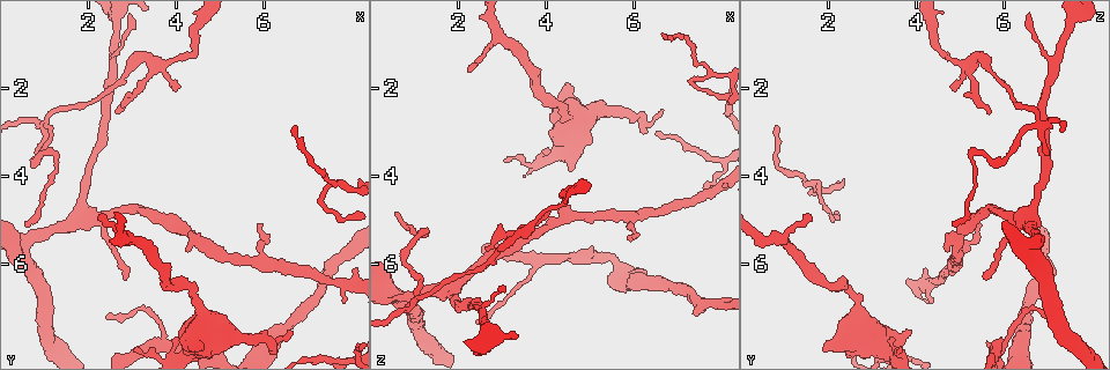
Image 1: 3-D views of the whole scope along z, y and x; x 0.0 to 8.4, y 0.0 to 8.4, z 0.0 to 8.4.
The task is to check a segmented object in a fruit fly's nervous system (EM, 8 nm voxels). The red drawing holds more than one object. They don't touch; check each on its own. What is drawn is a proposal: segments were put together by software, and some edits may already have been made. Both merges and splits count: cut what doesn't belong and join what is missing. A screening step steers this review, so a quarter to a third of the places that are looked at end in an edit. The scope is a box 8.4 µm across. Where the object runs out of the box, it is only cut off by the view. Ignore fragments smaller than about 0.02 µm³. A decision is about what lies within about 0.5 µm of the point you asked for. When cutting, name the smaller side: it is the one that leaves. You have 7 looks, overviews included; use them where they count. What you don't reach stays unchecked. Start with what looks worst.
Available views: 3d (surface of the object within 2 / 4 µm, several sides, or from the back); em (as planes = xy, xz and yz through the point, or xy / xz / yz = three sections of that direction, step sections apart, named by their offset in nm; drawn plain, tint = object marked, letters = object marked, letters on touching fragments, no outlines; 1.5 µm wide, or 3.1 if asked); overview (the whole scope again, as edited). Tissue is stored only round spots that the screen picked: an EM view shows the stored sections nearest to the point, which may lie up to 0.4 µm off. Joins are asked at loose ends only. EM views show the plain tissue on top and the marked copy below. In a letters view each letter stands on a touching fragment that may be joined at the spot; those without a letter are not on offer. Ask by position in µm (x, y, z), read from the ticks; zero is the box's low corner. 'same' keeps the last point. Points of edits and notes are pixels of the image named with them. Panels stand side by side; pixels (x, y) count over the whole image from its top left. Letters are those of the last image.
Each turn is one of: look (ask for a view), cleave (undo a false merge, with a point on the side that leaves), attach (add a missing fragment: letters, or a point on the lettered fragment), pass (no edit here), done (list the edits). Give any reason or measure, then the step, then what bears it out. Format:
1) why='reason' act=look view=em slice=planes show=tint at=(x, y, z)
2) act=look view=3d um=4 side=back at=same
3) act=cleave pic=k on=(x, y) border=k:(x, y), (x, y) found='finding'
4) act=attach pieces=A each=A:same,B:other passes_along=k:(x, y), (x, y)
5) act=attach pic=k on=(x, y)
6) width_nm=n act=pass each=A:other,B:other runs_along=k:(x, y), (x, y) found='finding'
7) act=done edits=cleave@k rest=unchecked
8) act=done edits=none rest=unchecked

why='abrupt turn' act=look view=em slice=planes show=tint at=(0.55, 5.60, 6.75)

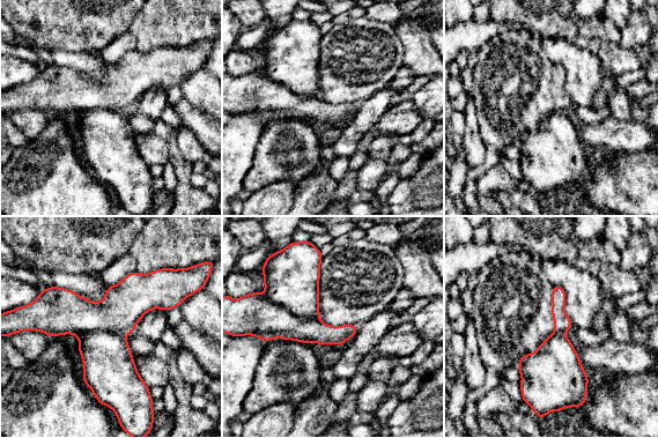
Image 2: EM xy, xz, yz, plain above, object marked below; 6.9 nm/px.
why='what lies round it' act=look view=em slice=planes show=letters at=same

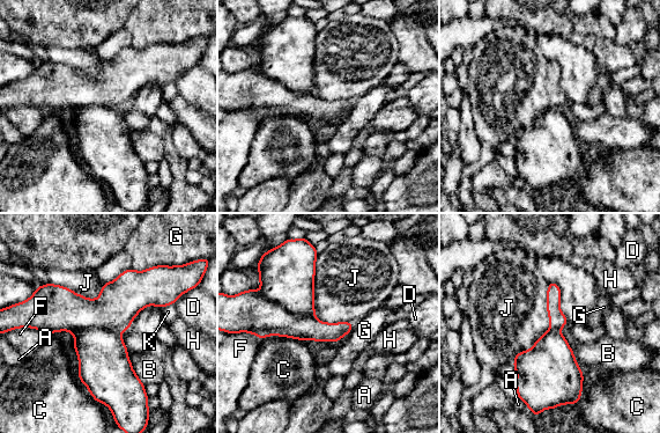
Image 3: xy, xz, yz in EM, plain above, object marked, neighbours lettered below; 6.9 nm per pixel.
act=pass each=A:other,B:other,C:other,D:other,F:other,G:other,H:other,J:other,K:other runs_along=3:(171, 300), (37, 318) found='all the same neuron'

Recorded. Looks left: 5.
why='two arms in line, one across' act=look view=em slice=planes show=letters at=(1.10, 2.75, 6.80)

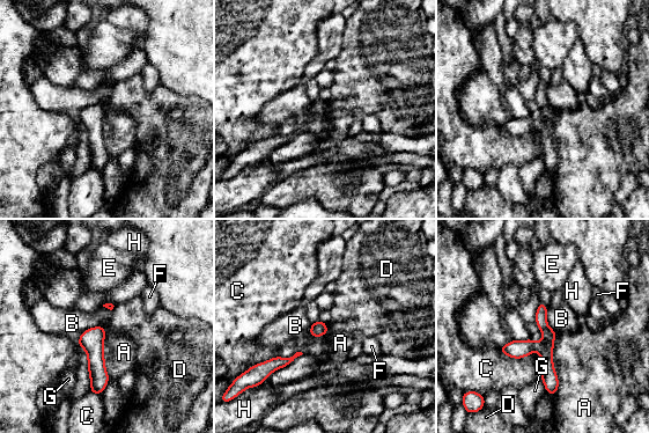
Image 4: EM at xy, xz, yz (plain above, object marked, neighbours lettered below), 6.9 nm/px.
act=pass each=A:other,B:other,C:other,D:other,E:other,F:other,G:other,H:other found='all the same neuron'

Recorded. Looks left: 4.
why='branch point' act=look view=em slice=xy step=4 show=tint at=(3.85, 7.80, 5.95)

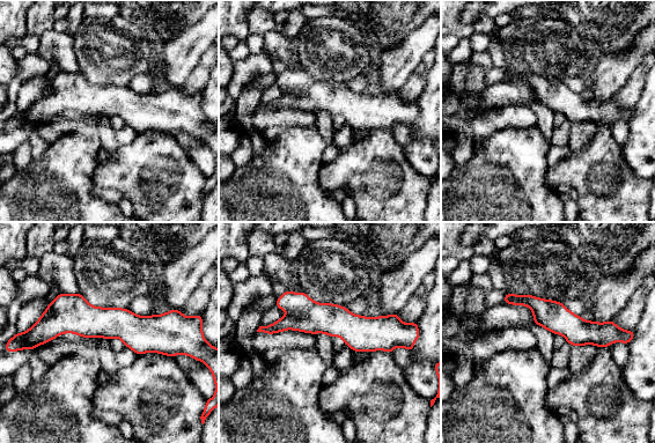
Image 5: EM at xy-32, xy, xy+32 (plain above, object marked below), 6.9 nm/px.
why='cut it another way' act=look view=em slice=planes show=letters at=same

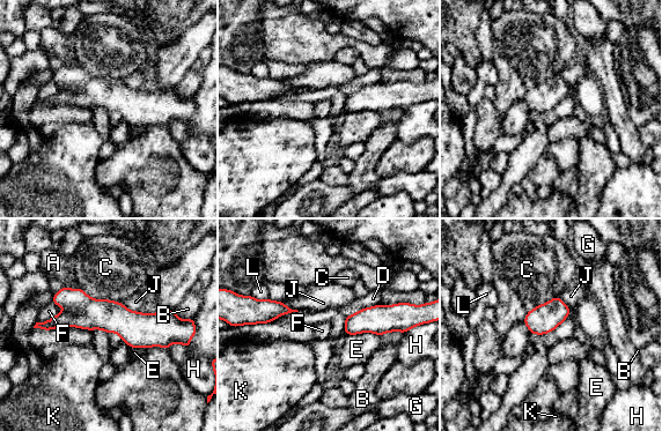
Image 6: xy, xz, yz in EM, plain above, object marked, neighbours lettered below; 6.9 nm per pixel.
width_nm=200 act=pass each=A:other,B:other,C:other,D:other,E:other,F:other,G:other,H:other,J:other,K:other,L:other found='all the same neuron'

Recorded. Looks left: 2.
act=done edits=none rest=unchecked

